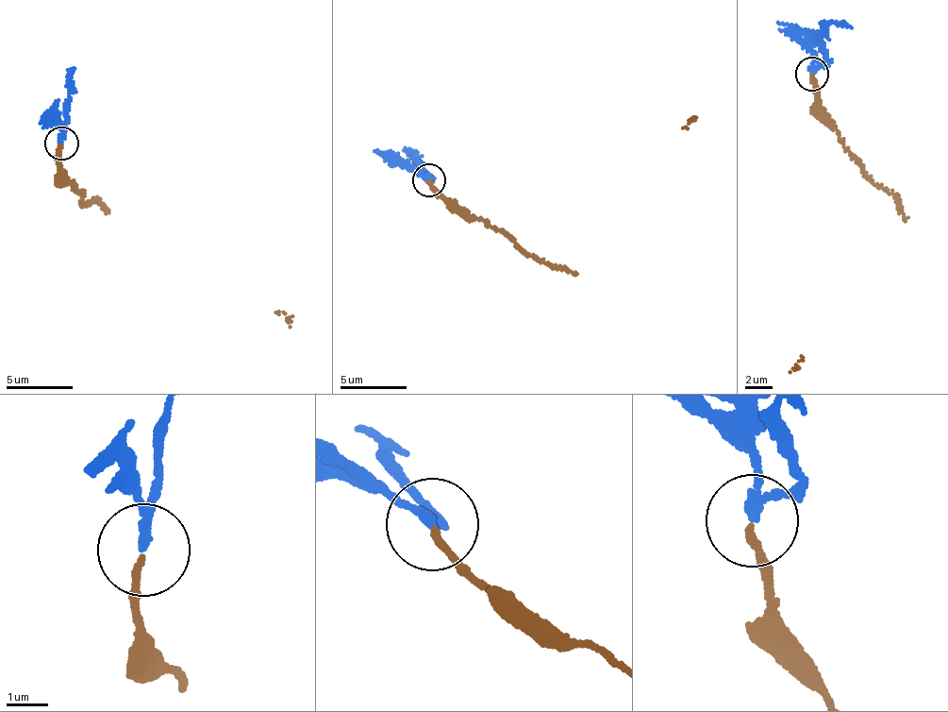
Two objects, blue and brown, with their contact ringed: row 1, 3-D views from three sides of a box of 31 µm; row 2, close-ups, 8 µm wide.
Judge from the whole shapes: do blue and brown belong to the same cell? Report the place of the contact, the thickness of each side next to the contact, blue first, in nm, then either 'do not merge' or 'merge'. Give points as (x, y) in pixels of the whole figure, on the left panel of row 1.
place (61, 144); calibres 180 and 150 nm; do not merge

